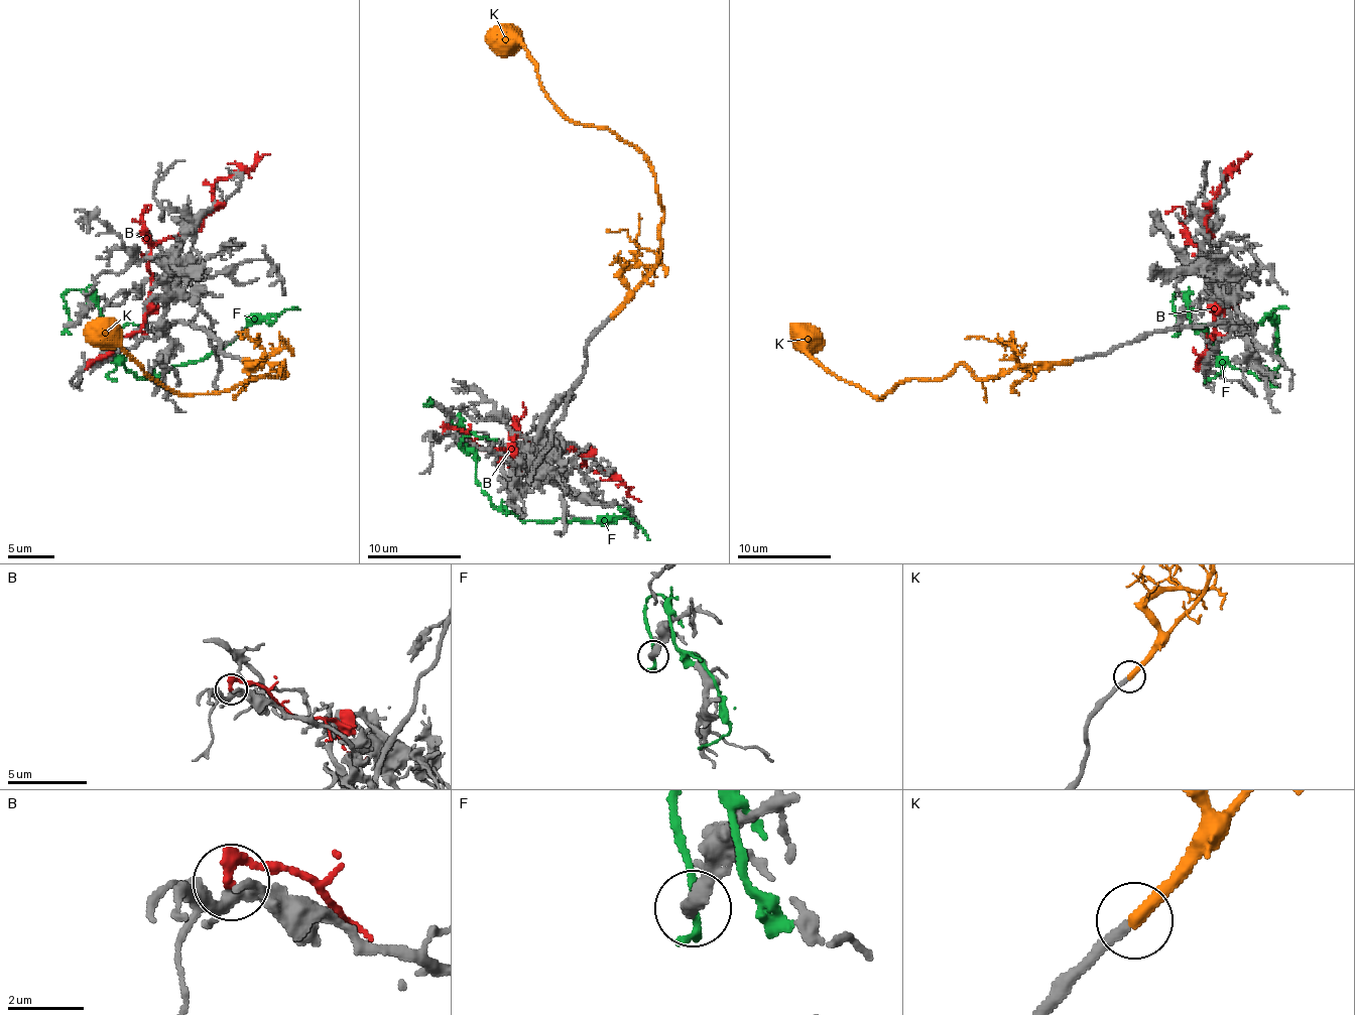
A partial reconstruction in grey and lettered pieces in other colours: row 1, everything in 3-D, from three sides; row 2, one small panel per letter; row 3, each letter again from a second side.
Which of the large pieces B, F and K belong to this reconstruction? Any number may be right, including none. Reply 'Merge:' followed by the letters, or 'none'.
Merge: none

